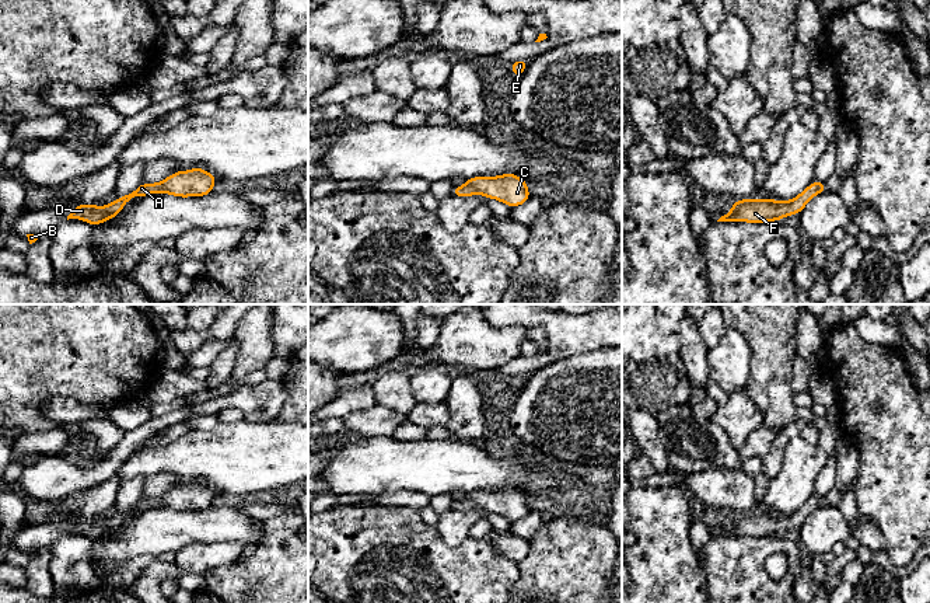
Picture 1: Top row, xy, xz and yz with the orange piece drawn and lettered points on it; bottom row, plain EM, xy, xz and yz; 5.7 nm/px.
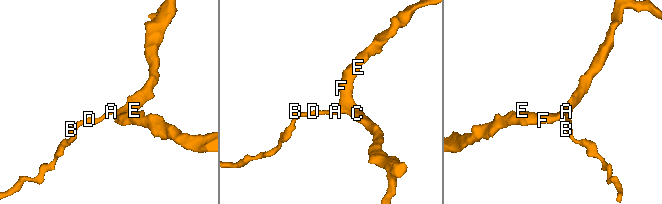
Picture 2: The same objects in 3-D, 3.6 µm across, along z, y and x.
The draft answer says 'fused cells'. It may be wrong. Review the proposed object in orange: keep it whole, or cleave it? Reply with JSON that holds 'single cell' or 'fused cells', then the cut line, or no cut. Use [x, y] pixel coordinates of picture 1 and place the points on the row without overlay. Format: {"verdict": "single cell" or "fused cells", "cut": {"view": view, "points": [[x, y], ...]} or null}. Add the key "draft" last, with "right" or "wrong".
{"verdict": "fused cells", "cut": {"view": "xz", "points": [[467, 498], [478, 506]]}, "draft": "right"}

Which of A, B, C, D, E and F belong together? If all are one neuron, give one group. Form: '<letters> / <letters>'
A B D / C E F

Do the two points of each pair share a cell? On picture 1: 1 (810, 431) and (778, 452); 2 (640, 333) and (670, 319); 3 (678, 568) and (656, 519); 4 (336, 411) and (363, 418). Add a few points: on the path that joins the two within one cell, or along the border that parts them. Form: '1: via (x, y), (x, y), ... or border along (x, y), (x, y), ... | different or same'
1: via (800, 431), (792, 431), (780, 442) | same
2: border along (656, 319), (656, 323), (663, 330), (675, 333) | different
3: via (665, 556), (663, 553), (661, 532) | same
4: border along (377, 404), (355, 410), (341, 418) | different

